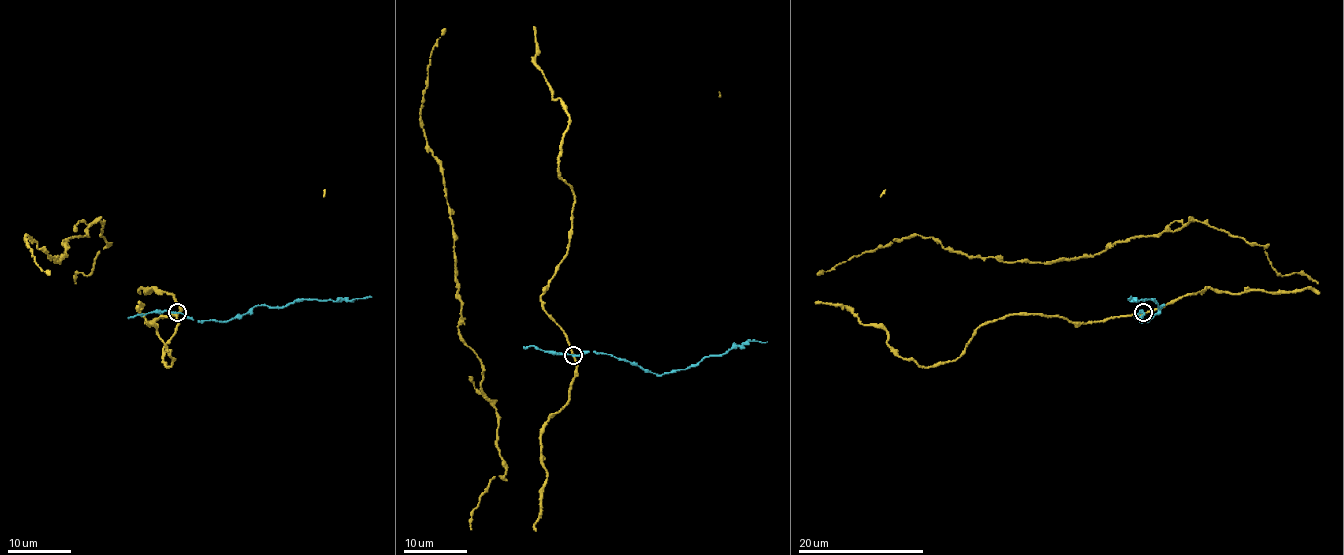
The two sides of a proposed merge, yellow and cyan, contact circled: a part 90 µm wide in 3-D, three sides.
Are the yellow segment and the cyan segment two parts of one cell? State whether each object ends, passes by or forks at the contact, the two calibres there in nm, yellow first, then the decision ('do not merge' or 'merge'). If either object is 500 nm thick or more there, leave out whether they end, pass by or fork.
yellow passes by | cyan passes by | 240/200 nm | merge

